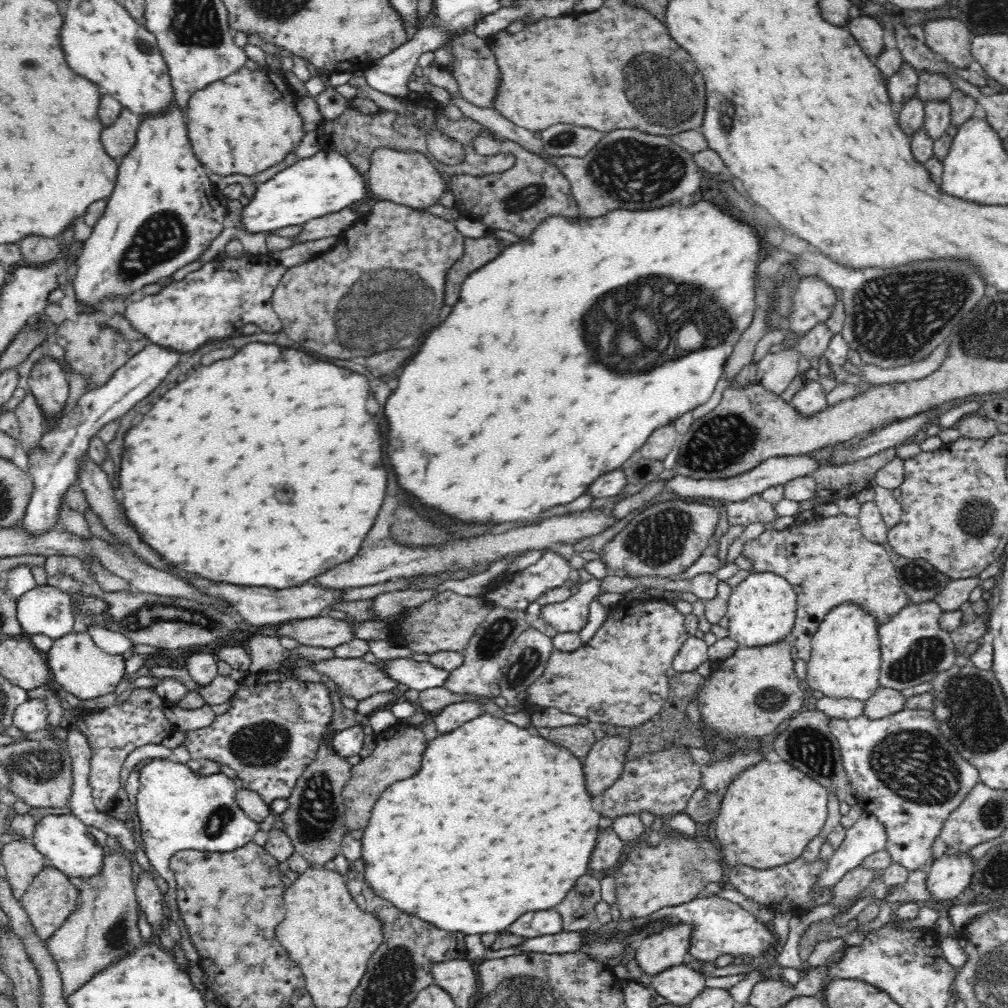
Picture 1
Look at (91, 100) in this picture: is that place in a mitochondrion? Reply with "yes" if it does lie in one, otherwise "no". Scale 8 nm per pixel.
no

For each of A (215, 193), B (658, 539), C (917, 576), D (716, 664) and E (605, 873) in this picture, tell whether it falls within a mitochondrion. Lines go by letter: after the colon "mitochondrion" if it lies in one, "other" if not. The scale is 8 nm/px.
A: other
B: mitochondrion
C: mitochondrion
D: other
E: other

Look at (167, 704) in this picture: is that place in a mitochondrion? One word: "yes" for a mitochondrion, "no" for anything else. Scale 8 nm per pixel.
no

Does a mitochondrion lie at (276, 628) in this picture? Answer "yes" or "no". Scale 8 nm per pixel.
no

